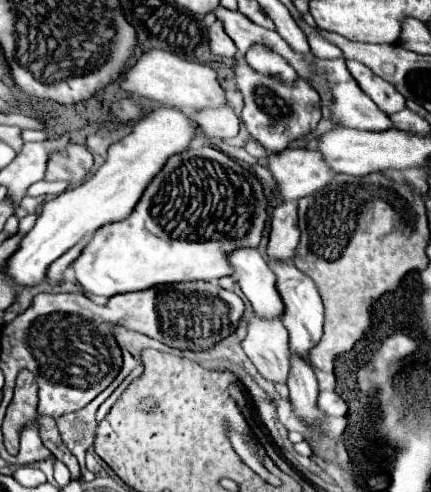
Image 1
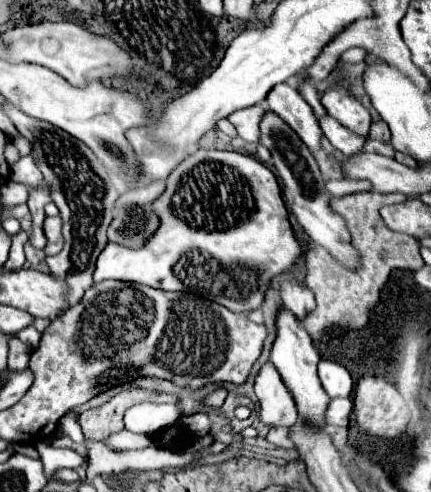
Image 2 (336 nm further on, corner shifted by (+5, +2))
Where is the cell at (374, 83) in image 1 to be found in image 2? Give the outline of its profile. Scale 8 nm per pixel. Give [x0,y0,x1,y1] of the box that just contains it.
[321,83,371,137]

